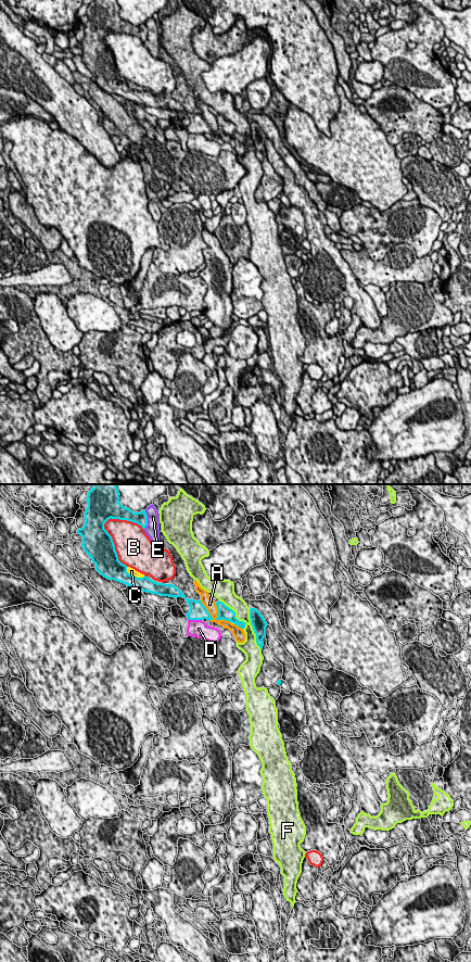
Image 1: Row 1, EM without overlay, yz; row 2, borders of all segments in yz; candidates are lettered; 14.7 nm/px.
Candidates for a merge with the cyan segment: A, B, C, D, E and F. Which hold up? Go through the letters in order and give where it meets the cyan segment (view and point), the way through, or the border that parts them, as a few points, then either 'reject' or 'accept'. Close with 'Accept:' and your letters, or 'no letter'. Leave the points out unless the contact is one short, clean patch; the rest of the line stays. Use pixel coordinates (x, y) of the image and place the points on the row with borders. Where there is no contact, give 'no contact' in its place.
A: yz (216, 618) | reject
B: yz (113, 543) | reject
C: yz (132, 576) | along yz (126, 567), (126, 570), (134, 576), (144, 576) | reject
D: yz (194, 619) | reject
E: yz (147, 520) | reject
F: yz (253, 629) | reject
Accept: no letter

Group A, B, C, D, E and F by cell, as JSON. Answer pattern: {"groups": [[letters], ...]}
{"groups": [["A"], ["B"], ["C"], ["D"], ["E"], ["F"]]}

